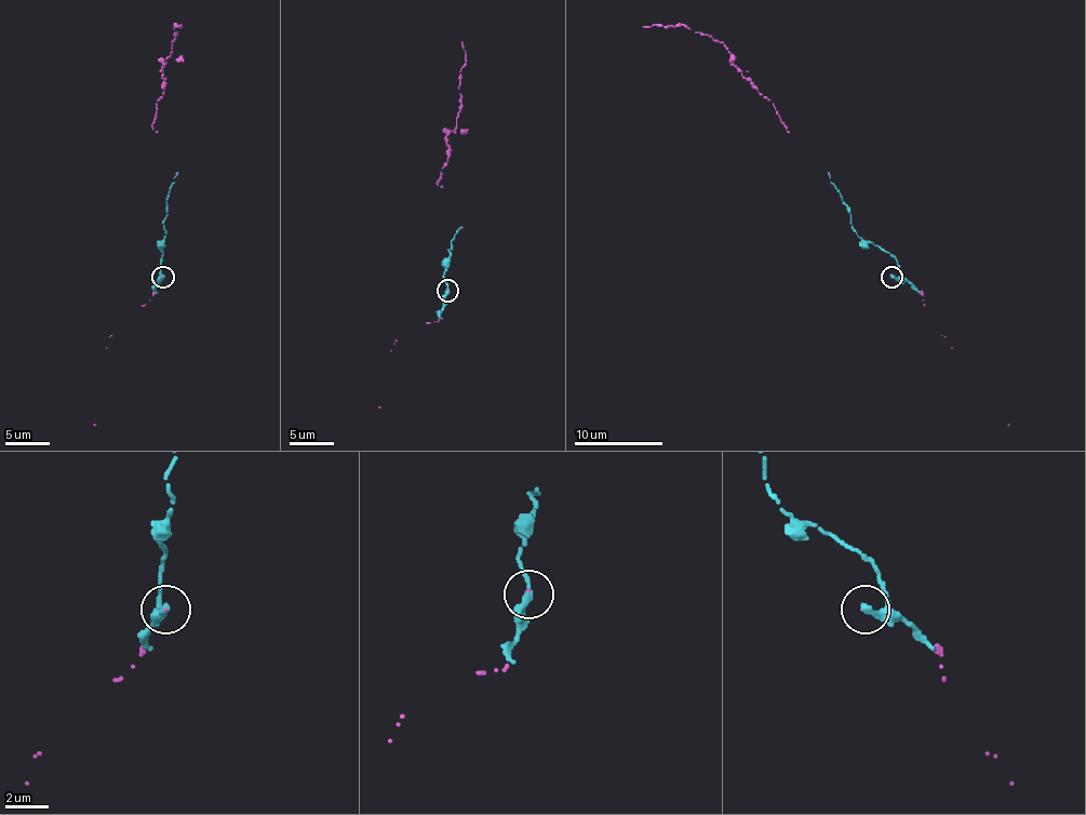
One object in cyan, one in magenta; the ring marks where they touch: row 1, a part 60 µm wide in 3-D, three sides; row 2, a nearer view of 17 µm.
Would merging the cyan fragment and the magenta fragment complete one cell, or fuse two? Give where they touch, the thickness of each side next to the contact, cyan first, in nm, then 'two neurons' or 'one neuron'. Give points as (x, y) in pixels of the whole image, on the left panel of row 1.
at (163, 277); 360 nm thick on the cyan side, 50 nm on the other; one neuron

